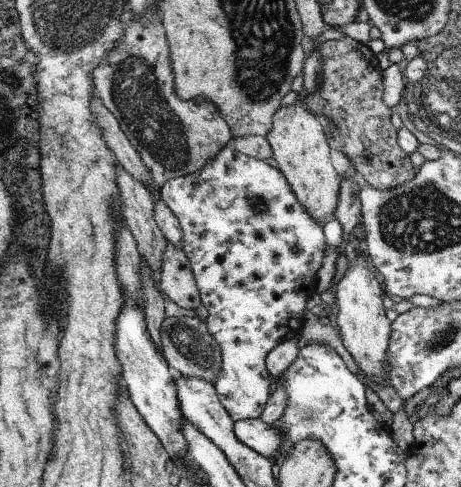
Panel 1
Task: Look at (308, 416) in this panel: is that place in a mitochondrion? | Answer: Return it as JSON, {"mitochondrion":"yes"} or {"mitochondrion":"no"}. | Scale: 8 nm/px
{"mitochondrion":"yes"}

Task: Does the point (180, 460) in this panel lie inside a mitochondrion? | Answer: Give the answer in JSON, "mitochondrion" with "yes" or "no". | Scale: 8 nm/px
{"mitochondrion":"no"}

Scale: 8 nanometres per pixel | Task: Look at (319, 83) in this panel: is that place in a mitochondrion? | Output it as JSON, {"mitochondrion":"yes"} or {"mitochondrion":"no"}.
{"mitochondrion":"no"}

